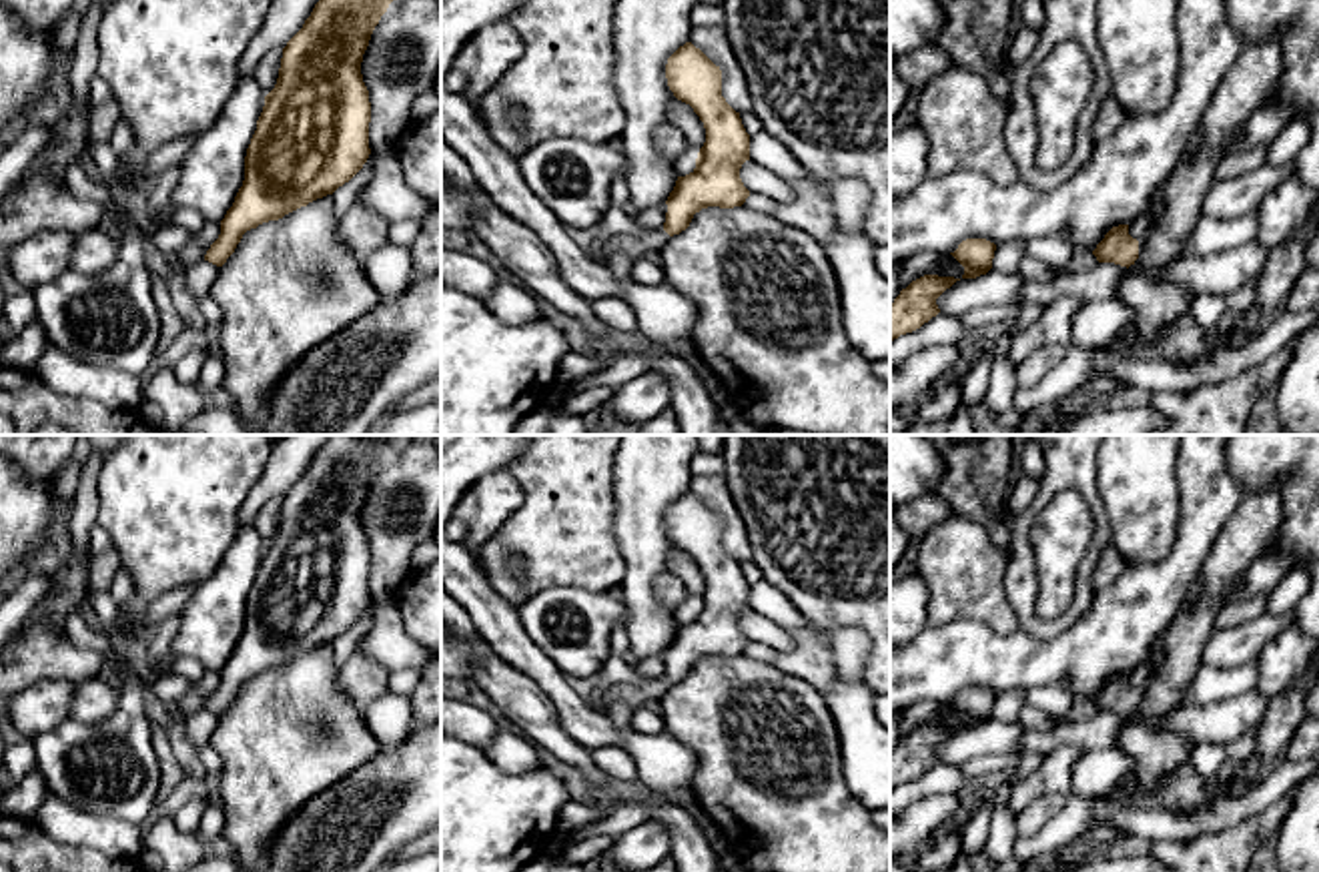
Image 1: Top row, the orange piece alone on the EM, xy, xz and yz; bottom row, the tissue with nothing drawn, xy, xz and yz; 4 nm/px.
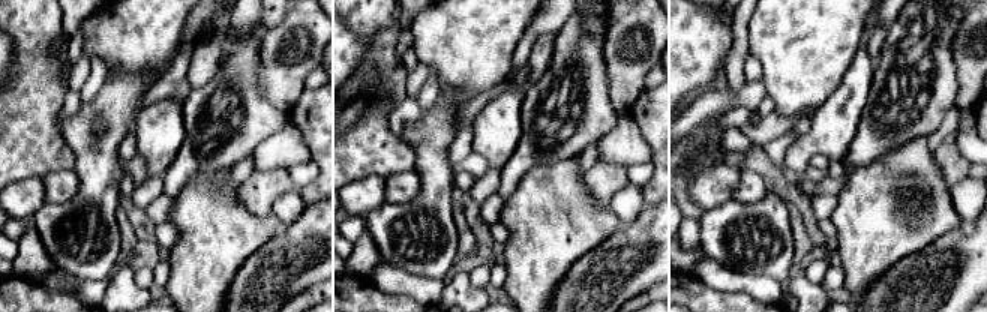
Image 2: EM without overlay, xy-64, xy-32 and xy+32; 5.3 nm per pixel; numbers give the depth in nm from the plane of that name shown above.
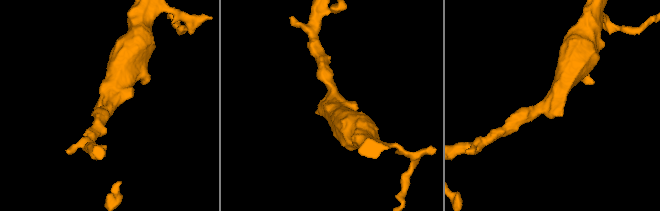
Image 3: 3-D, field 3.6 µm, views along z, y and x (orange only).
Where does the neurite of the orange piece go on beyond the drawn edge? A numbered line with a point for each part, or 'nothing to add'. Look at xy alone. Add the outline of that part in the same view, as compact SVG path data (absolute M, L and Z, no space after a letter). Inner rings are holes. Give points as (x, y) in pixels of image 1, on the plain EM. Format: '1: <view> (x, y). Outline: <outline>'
nothing to add

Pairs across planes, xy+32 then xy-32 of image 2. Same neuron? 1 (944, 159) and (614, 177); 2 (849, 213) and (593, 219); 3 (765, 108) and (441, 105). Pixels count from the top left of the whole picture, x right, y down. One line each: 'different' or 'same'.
1: same
2: same
3: different

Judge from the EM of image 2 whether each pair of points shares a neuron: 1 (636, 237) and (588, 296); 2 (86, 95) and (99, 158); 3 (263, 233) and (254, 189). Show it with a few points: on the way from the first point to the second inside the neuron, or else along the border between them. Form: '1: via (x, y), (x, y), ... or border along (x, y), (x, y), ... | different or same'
1: via (632, 252), (603, 281) | same
2: border along (108, 72), (99, 93), (92, 101), (83, 102) | different
3: border along (239, 185), (237, 200), (246, 209), (270, 213) | different

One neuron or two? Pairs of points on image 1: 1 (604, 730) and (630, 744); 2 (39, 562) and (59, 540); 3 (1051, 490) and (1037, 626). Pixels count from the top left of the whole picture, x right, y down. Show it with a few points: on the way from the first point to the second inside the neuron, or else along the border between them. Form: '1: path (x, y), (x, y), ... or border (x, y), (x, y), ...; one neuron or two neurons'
1: border (604, 714), (618, 730), (620, 744); two neurons
2: path (45, 556), (55, 546); one neuron
3: path (1021, 524), (1023, 592); one neuron

